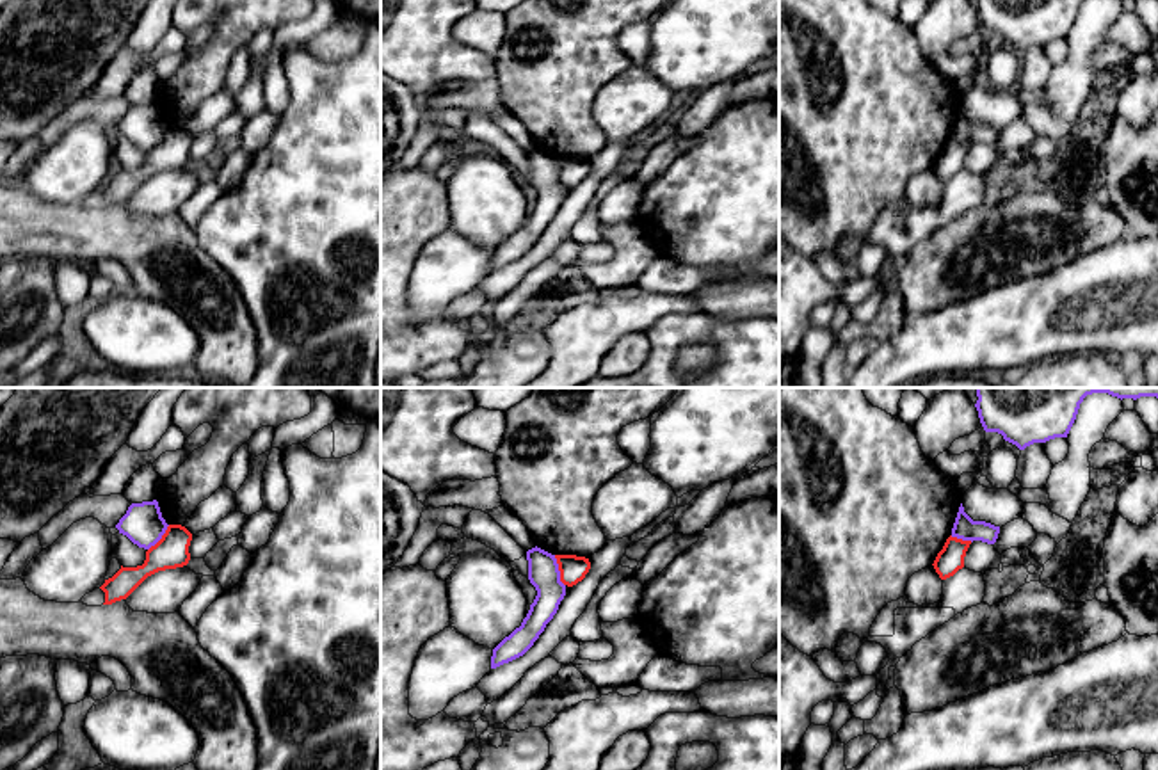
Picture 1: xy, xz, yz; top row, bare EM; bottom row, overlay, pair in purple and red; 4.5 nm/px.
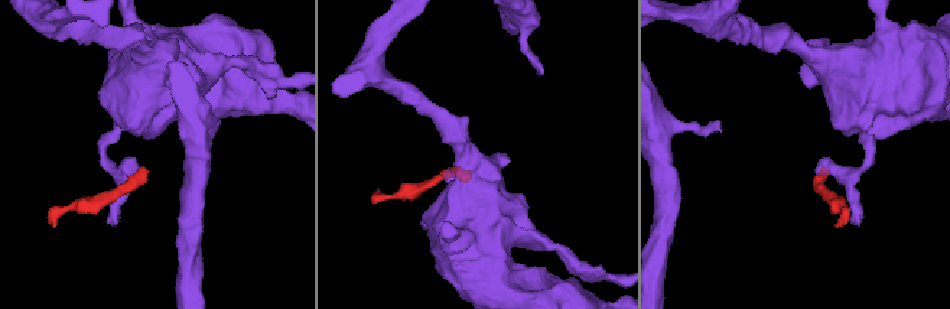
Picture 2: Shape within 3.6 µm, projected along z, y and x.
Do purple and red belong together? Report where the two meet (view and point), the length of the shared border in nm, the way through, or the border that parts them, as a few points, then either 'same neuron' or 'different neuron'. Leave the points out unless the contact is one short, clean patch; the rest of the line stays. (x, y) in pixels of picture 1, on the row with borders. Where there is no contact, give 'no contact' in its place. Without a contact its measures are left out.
contact xz (559, 571); length 150 nm; border xz (554, 555), (559, 566), (559, 580), (564, 585); different neuron

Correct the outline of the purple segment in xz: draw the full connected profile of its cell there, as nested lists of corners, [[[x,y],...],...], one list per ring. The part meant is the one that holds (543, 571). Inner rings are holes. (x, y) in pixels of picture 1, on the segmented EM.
[[[535,546],[527,551],[527,560],[528,580],[535,587],[537,596],[521,626],[493,649],[491,669],[523,656],[553,619],[566,596],[555,555]]]

